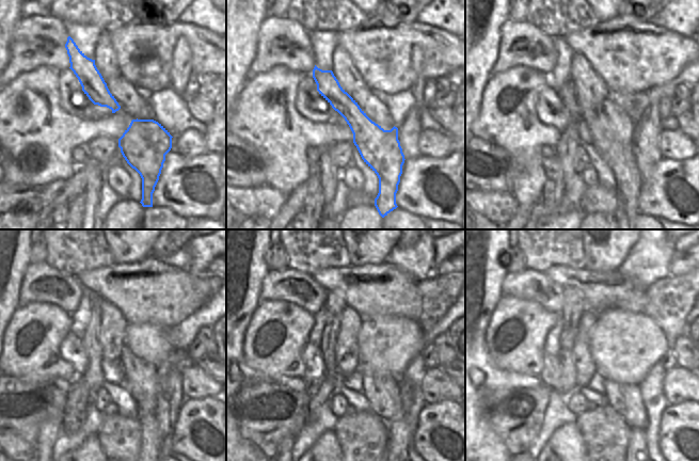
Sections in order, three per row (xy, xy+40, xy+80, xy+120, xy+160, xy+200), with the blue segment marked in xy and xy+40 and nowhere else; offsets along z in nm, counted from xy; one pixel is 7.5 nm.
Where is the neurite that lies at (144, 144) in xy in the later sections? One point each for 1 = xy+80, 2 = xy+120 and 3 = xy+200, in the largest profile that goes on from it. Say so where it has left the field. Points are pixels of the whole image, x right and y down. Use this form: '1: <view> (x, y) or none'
1: xy+80 (620, 158)
2: xy+120 (155, 443)
3: xy+200 (636, 446)

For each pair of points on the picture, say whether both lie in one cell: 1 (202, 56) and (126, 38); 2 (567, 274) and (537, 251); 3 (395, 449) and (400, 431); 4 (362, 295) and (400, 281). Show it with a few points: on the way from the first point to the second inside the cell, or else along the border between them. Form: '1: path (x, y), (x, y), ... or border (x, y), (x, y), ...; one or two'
1: path (189, 35), (173, 32), (167, 36), (146, 36); one
2: border (578, 268), (552, 265), (542, 272); two
3: path (398, 445), (398, 435); one
4: path (371, 290), (391, 290); one

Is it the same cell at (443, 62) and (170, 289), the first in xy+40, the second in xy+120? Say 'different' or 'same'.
same

